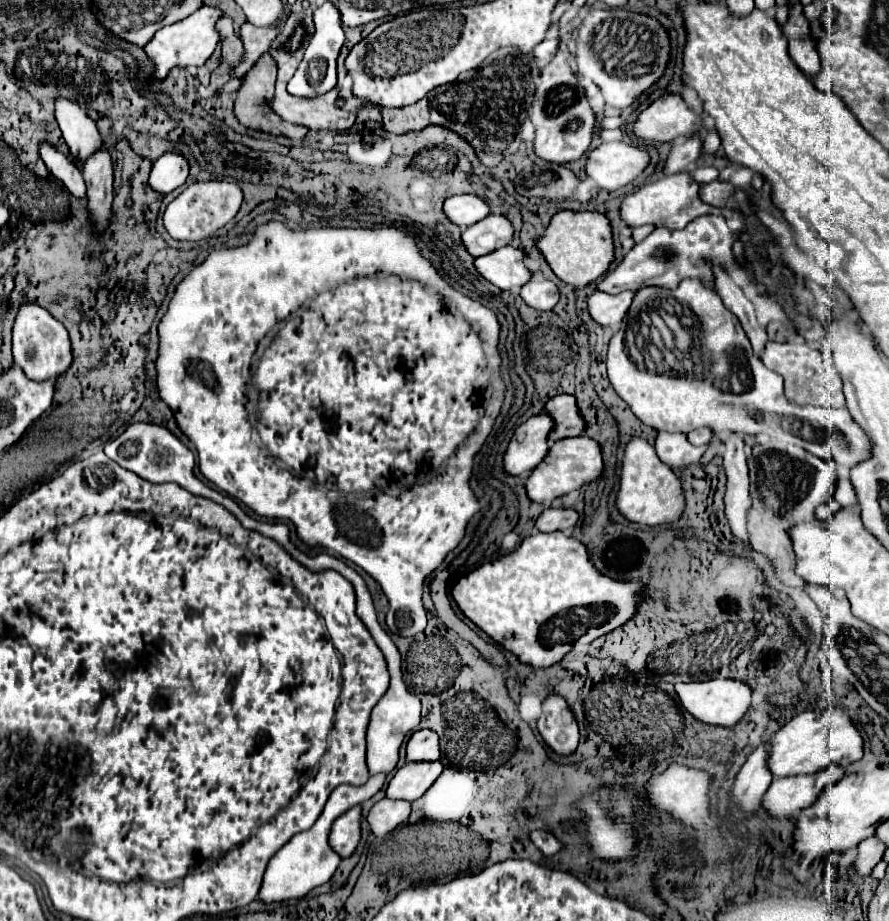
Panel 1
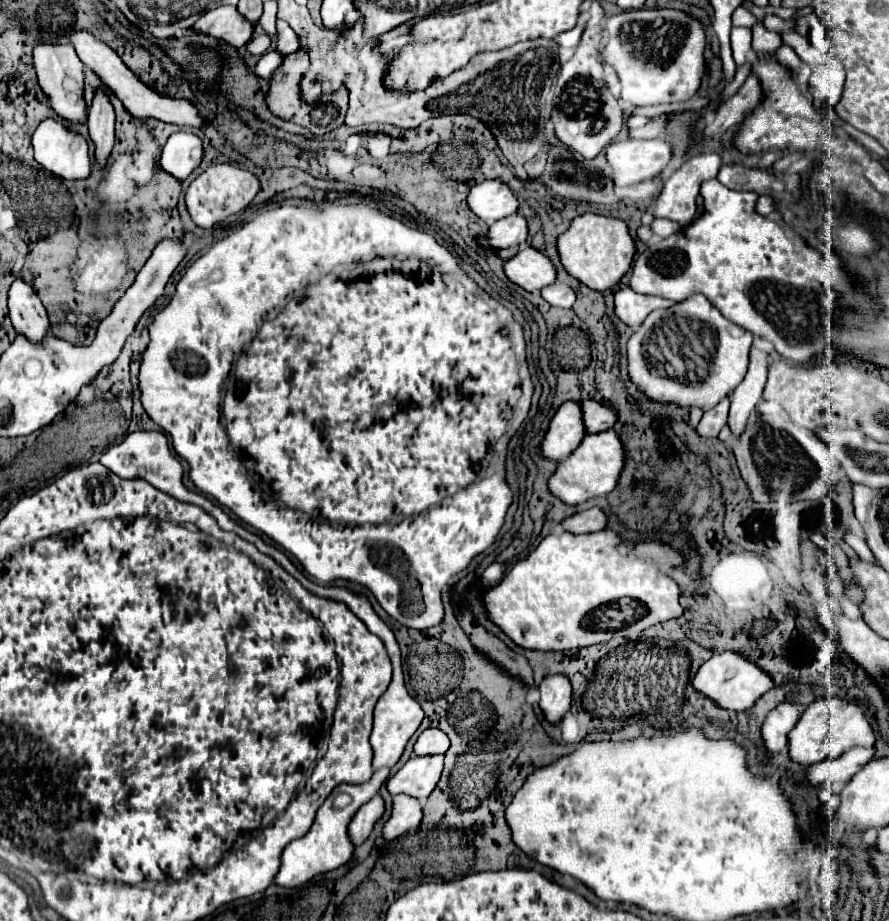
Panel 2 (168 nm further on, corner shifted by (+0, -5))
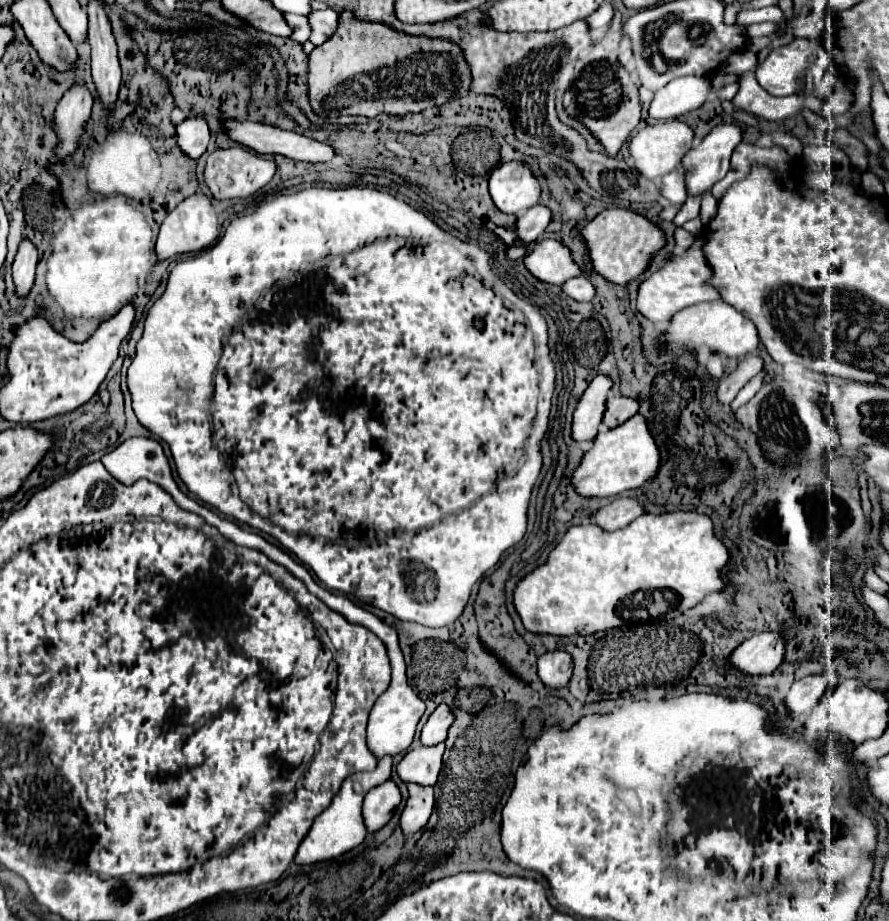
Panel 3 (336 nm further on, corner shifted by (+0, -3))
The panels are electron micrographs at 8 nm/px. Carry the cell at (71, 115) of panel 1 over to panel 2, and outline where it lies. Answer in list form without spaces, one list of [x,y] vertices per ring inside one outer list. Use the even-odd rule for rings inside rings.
[[[38,44],[34,48],[34,62],[38,84],[46,98],[50,100],[50,108],[70,124],[86,124],[86,104],[84,104],[84,80],[82,80],[82,62],[74,52],[74,46],[50,46]]]

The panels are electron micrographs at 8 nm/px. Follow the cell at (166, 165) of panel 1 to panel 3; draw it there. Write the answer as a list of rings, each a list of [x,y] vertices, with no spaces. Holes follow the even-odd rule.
[[[206,114],[186,118],[178,128],[178,146],[190,158],[200,158],[206,152],[210,142],[210,128],[206,122]]]

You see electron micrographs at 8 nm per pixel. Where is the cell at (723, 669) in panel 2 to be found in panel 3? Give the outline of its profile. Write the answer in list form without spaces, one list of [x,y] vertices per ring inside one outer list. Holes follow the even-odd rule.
[[[760,632],[744,640],[730,656],[730,664],[744,674],[772,674],[784,660],[786,638],[778,632]]]

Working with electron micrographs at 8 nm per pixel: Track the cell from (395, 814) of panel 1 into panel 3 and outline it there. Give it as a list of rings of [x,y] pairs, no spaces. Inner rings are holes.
[[[408,784],[408,792],[410,796],[400,816],[400,826],[404,830],[404,836],[410,836],[422,830],[434,808],[434,788],[432,786]]]

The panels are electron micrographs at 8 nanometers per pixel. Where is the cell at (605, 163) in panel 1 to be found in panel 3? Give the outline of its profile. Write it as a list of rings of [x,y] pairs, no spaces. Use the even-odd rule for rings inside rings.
[[[662,120],[658,124],[650,124],[650,126],[642,128],[630,140],[630,154],[634,158],[634,168],[650,180],[660,178],[660,176],[664,176],[680,166],[684,154],[692,148],[692,140],[694,140],[694,130],[686,122]]]

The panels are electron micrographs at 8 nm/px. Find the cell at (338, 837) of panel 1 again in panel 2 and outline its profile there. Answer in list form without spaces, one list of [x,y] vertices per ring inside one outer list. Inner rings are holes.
[[[376,794],[370,802],[366,802],[366,804],[354,814],[352,822],[348,824],[348,836],[350,836],[350,842],[352,842],[354,846],[360,846],[360,844],[368,838],[370,830],[374,828],[374,824],[376,824],[378,818],[382,816],[382,812],[384,812],[384,802],[382,802],[382,798]]]

